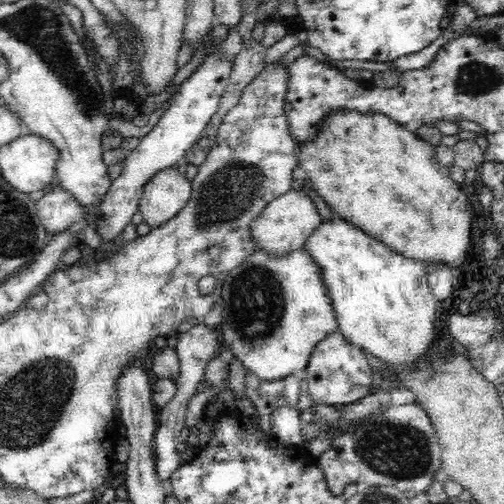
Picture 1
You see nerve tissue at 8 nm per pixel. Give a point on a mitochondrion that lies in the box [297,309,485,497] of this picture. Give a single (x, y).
(394, 451)

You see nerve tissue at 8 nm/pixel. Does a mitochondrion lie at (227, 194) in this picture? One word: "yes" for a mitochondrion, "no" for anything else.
yes

